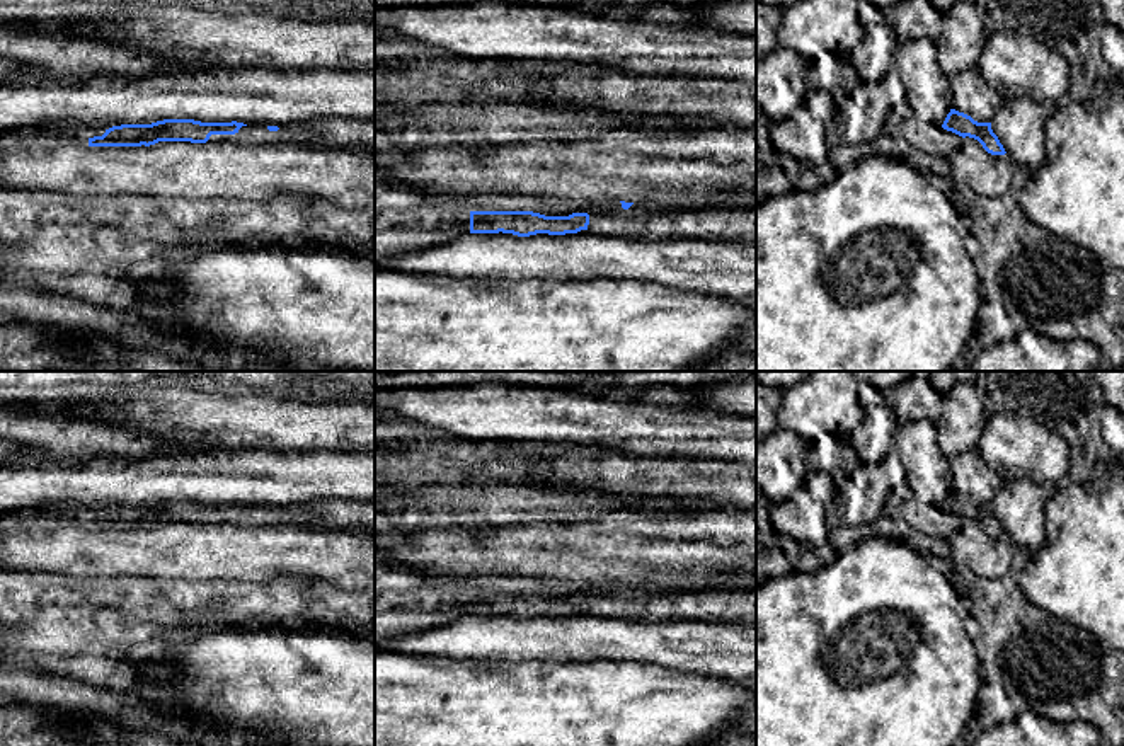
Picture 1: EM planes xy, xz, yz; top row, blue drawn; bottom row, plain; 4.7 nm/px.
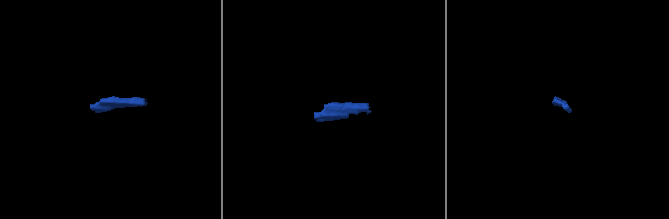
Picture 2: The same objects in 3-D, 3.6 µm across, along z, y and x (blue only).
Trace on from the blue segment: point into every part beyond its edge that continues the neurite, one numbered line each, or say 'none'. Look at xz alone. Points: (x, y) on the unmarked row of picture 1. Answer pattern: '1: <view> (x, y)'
1: xz (731, 603)
2: xz (395, 614)

